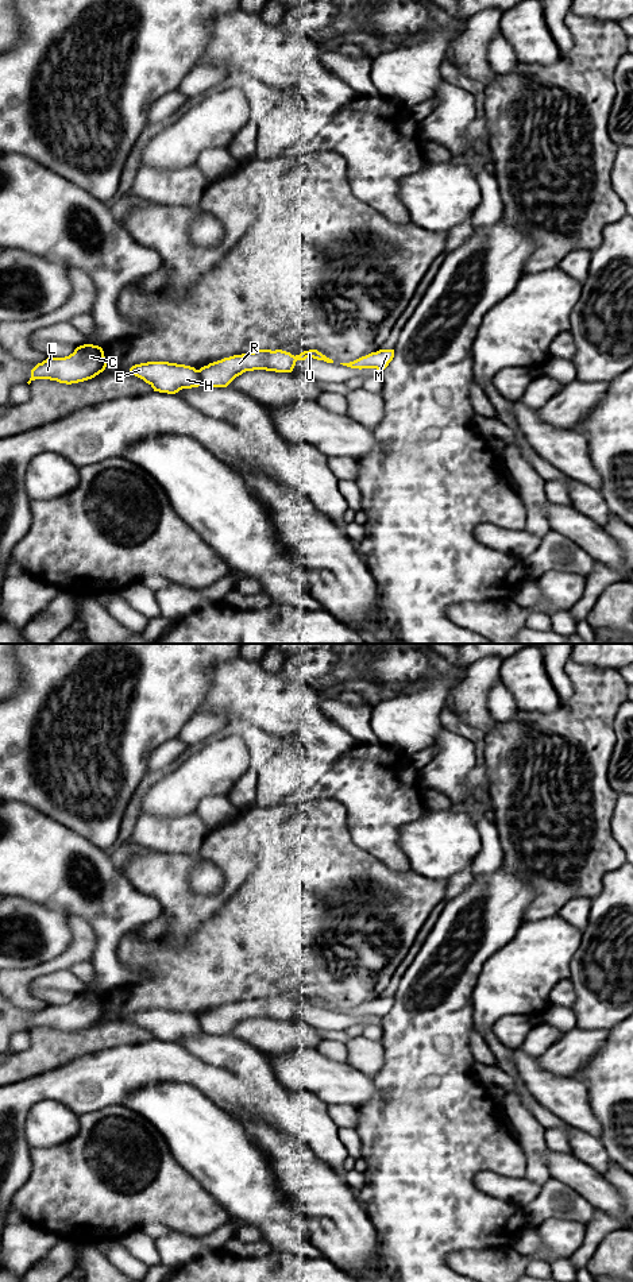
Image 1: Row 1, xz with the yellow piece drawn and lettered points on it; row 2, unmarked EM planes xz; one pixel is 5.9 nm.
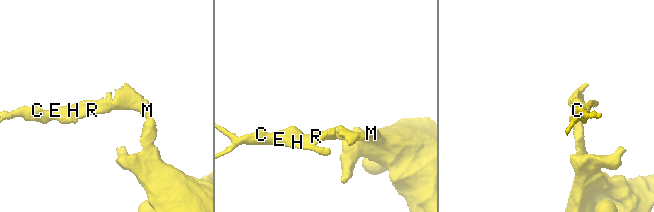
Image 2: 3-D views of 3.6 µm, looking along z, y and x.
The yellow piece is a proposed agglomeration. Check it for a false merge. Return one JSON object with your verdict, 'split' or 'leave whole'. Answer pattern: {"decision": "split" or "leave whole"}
{"decision": "split"}

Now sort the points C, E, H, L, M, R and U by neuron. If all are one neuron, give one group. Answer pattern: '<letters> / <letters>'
C E H L / M R U

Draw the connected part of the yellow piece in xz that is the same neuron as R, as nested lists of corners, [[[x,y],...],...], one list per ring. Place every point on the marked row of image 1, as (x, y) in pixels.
[[[256,350],[254,352],[233,355],[221,360],[209,363],[198,370],[202,385],[208,387],[227,387],[236,377],[246,371],[266,370],[275,372],[292,372],[297,360],[313,358],[333,363],[317,350],[304,351],[300,355],[292,355],[282,350]]]

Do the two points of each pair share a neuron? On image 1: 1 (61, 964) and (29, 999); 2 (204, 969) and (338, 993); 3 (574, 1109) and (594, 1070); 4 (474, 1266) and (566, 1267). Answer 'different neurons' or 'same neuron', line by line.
1: same neuron
2: same neuron
3: different neurons
4: different neurons

